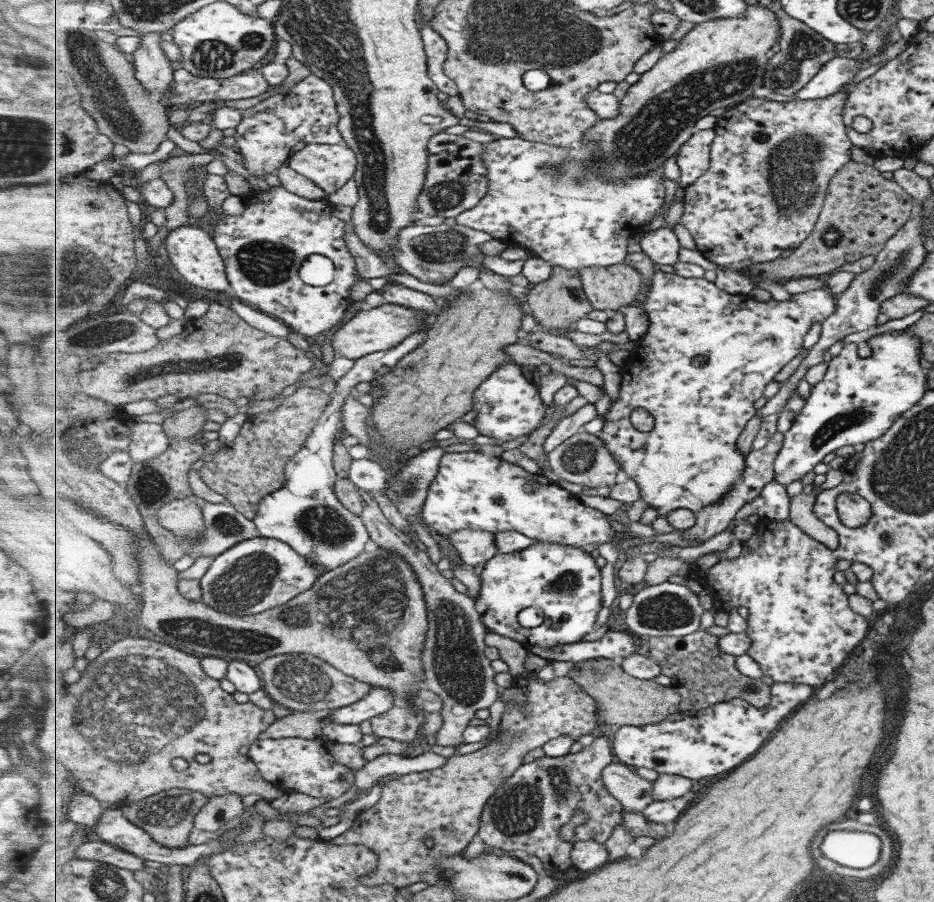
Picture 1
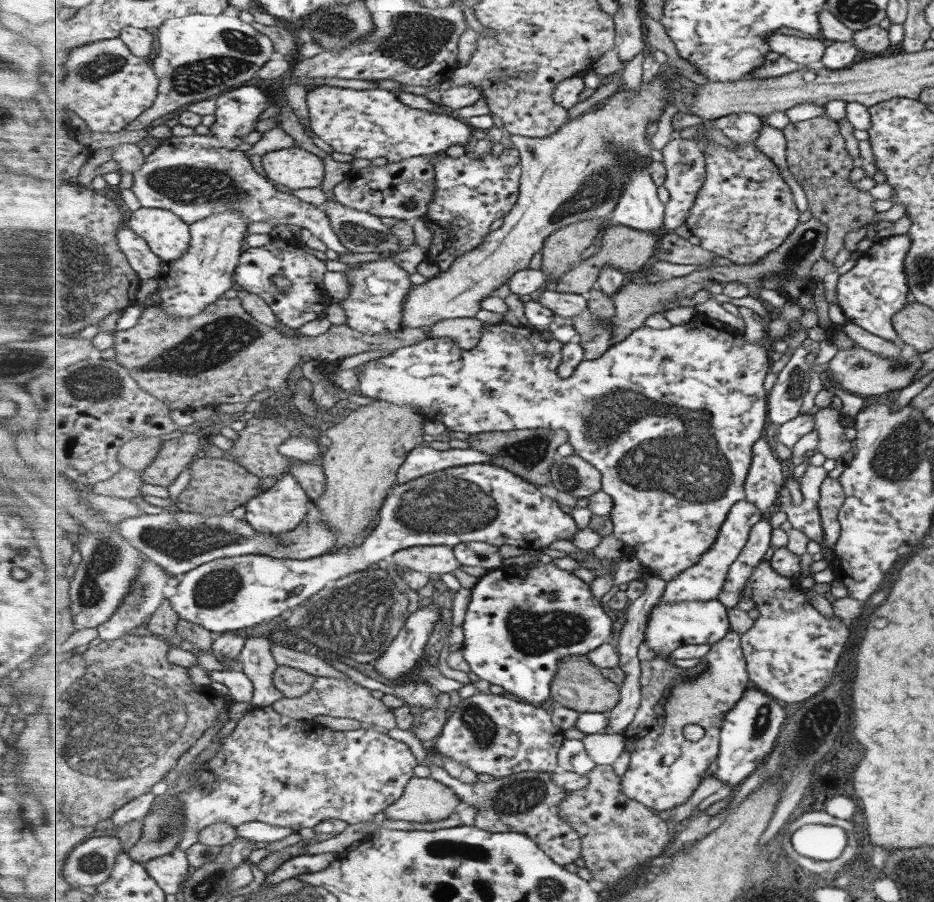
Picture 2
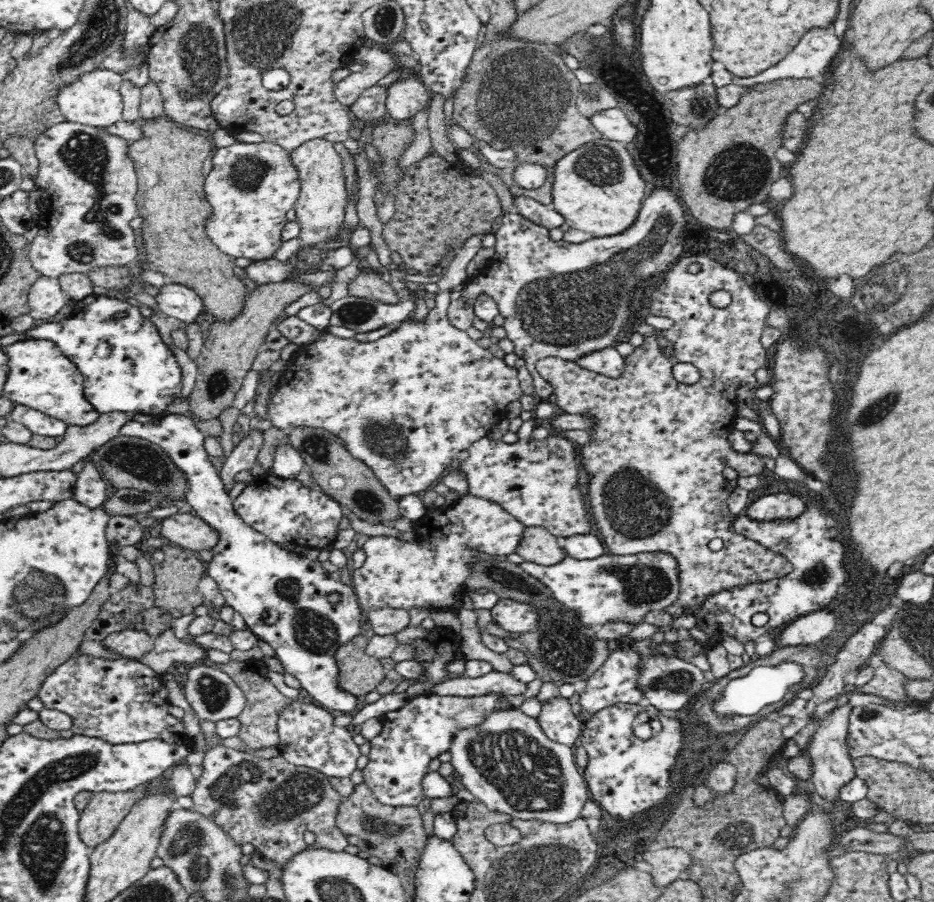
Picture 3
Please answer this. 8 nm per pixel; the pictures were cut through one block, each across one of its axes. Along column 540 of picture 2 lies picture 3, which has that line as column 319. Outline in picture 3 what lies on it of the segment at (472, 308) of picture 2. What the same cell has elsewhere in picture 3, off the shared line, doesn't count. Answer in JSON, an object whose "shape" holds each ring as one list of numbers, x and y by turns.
{"shape":[[320,138,307,140,302,146,294,148,290,157,298,167,298,175,300,175,300,196,293,210,296,214,296,224,300,226,297,238,301,248,316,248,322,253,327,253,340,246,346,246,346,248,352,248,352,254,356,256,360,248,350,246,349,239,342,237,347,193,342,159,334,149,334,143]]}

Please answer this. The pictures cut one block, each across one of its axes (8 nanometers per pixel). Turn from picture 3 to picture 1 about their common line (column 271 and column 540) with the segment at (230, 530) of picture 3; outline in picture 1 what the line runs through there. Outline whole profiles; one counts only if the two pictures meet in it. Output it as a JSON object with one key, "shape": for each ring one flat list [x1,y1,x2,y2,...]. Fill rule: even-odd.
{"shape":[[536,541,530,548,520,552,499,553,485,563,481,586,481,596,477,598,475,607,481,615,483,625,489,632,501,634,531,646,549,647,558,644,581,642,585,634,594,632,597,614,603,608,601,594,601,568,597,566,591,554,576,545,549,544],[525,608,540,608,544,613,544,621,536,628,528,629,519,624,519,612]]}

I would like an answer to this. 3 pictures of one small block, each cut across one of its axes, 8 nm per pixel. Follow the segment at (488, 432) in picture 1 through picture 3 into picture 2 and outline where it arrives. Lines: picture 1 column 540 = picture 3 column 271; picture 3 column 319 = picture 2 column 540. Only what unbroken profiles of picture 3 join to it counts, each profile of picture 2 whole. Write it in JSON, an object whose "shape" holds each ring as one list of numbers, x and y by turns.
{"shape":[[697,315,694,319,688,321,686,324,683,324,683,326,672,326,666,330,653,330,653,328,643,326,642,328,635,330,635,332,633,332,631,336,629,336,629,338,627,338,625,341,622,341,620,344,609,348,609,350,607,350,607,352,605,352,601,358,597,358,597,360,583,359,575,368,572,376,569,378,560,378,557,375,557,368,561,366,561,360,563,360,563,354,561,354,563,342,559,342,559,340,555,339,551,341,542,340,538,331,539,330,533,328,529,324,526,326,511,326,509,322,505,322,503,319,501,322,495,325,487,323,484,336,481,338,479,344,477,344,477,347,471,350,463,349,453,338,430,338,430,340,425,340,425,343,421,342,420,344,401,348,389,355,359,365,359,384,355,391,375,401,385,400,386,403,395,403,399,407,420,407,423,416,426,416,428,420,440,421,447,428,447,432,465,432,469,436,472,436,488,432,527,431,532,429,565,429,565,431,569,431,569,444,571,444,574,450,573,454,587,459,587,461,593,463,593,466,597,467,599,471,601,471,602,489,607,492,607,494,611,495,611,497,613,497,613,501,615,501,615,508,613,508,610,514,610,518,612,520,613,534,615,538,621,540,625,546,625,556,639,557,639,559,643,561,643,565,645,565,644,570,653,571,653,569,655,569,655,571,661,573,661,577,665,578,665,581,667,582,671,581,671,579,677,578,677,575,681,575,681,571,689,570,689,567,693,567,693,565,701,562,701,556,705,555,705,553,707,553,716,544,717,537,719,537,721,534,721,527,724,526,725,521,728,519,728,514,732,508,736,503,740,503,741,500,746,499,745,483,748,480,749,471,752,468,753,451,755,450,759,439,764,436,765,428,767,428,767,414,769,414,769,408,767,408,767,390,765,390,765,378,767,378,767,374,769,374,772,365,771,356,769,356,769,343,767,343,765,339,758,342,749,342,749,340,745,340,745,334,743,334,742,330,731,327,729,324,726,324,721,320,714,320,713,318,709,318,707,316]]}

